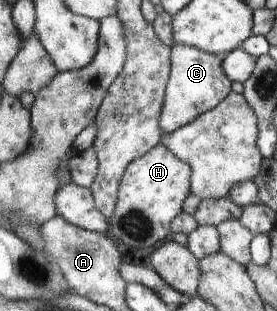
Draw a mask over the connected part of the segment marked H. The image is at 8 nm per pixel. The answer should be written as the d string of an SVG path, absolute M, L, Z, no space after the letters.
M161 143L157 144L155 148L151 148L142 157L132 160L121 177L115 210L113 216L108 218L108 231L117 240L121 240L125 246L131 246L131 248L151 248L157 242L163 242L169 236L169 222L182 213L183 201L190 193L190 176L192 174L193 170L190 168L190 164L187 164Z

